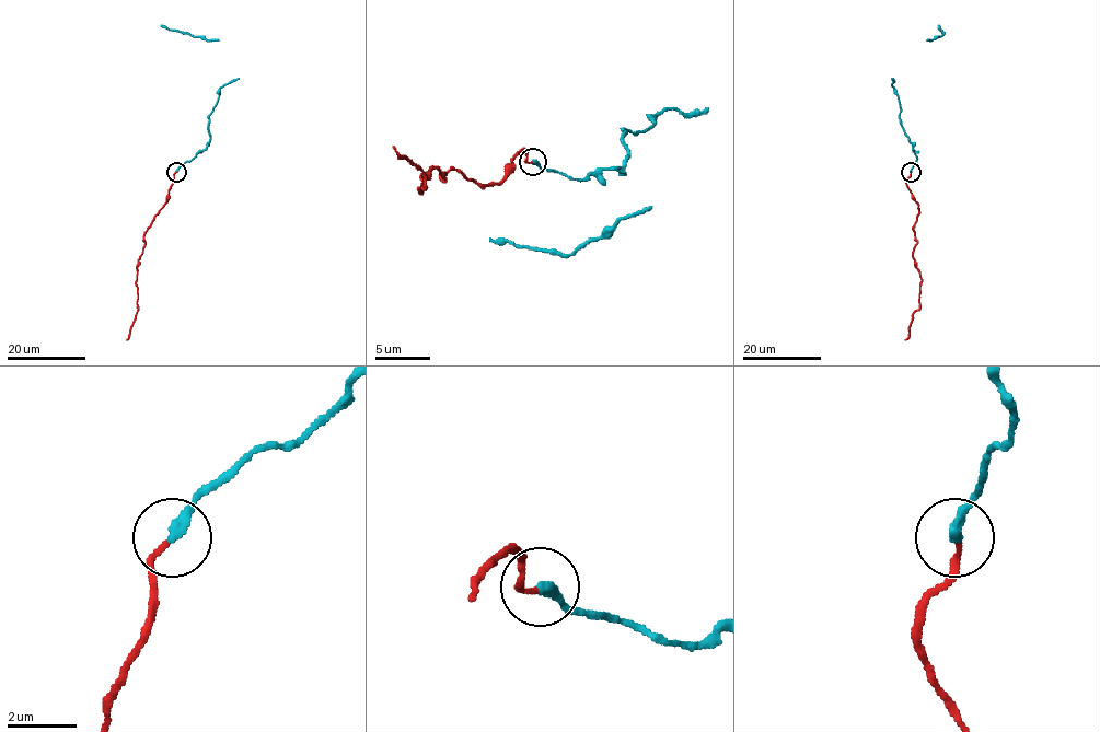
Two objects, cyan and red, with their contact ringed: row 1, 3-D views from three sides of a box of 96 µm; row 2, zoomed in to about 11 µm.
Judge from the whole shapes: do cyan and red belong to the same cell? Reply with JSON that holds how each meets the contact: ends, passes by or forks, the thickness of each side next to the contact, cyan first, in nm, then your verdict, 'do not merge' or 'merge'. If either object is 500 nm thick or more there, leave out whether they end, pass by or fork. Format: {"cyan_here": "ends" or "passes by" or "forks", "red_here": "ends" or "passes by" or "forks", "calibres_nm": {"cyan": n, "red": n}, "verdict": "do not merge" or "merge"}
{"cyan_here": "ends", "red_here": "ends", "calibres_nm": {"cyan": 340, "red": 130}, "verdict": "do not merge"}

